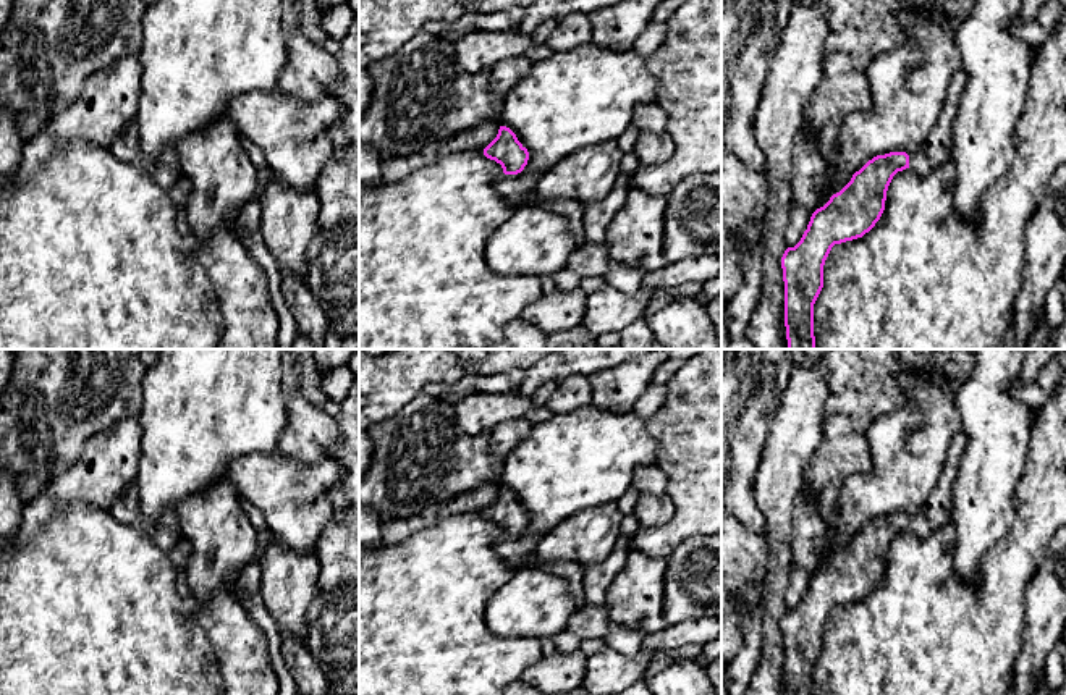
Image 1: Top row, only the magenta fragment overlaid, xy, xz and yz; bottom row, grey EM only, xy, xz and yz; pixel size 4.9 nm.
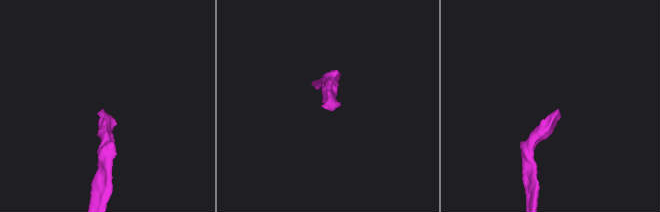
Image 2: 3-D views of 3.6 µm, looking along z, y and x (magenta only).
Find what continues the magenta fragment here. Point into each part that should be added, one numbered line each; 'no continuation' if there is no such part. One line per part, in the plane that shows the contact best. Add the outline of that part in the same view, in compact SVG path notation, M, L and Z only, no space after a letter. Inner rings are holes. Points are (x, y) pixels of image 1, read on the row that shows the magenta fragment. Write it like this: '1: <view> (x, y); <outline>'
1: xz (513, 188); M522 170L518 175L506 175L495 184L497 192L513 205L521 205L524 196L540 181L542 173Z

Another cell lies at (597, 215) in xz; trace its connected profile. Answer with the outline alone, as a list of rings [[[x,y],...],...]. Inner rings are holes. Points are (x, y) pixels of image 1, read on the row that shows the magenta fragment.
[[[620,173],[611,192],[605,199],[584,204],[584,234],[587,242],[603,242],[607,228],[611,218],[621,210],[629,187],[628,175]]]

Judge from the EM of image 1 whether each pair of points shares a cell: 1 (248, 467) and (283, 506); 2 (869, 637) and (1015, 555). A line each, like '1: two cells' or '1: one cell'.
1: one cell
2: one cell

